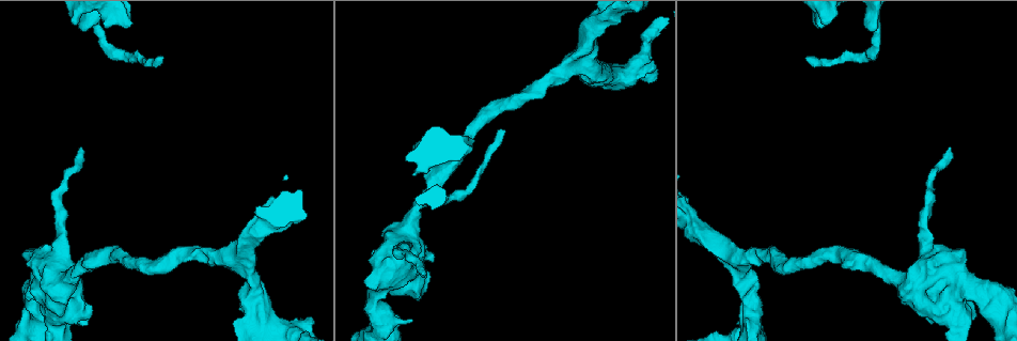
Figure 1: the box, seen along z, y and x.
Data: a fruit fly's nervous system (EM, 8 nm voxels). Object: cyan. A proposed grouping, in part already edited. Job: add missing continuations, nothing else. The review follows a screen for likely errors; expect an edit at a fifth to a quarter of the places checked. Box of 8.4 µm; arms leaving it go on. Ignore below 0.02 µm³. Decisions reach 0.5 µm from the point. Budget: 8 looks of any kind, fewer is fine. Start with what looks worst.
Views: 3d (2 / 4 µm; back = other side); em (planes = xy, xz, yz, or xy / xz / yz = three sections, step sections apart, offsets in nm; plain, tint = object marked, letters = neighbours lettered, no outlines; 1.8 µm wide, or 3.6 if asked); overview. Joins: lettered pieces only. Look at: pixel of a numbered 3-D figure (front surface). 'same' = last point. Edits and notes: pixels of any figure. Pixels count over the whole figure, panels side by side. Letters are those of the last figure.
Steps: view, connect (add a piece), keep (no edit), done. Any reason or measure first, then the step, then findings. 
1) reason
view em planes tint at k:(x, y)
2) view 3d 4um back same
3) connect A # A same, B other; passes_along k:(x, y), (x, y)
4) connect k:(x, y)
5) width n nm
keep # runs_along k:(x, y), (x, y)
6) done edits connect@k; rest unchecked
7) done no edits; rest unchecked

branch stops here
view 3d 2um at 1:(499, 129)

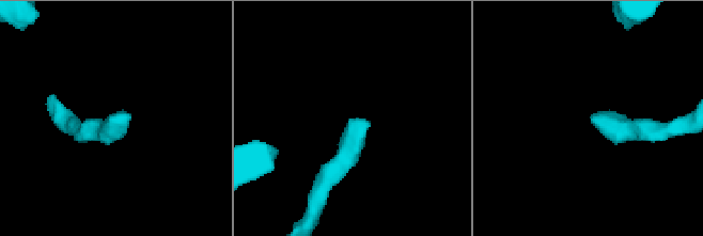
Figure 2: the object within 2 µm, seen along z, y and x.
view em yz step 16 tint at 2:(352, 119)

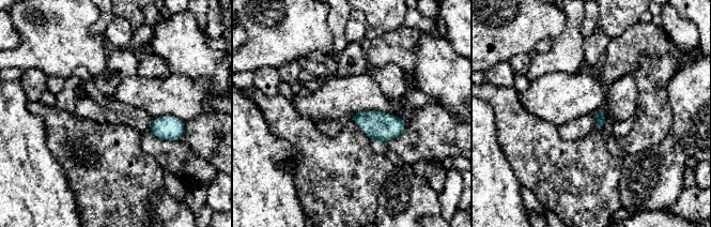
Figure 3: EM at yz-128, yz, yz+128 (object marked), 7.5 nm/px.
another direction
view em planes letters same

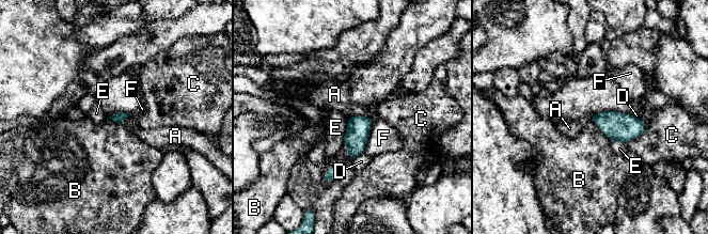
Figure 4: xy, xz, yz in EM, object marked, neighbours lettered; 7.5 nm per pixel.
keep # A other, B other, C other, D other, E other, F other; border 4:(349, 114), (362, 114), (372, 120); none of them fits

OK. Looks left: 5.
long arm stops here
view em planes letters at 1:(951, 149)

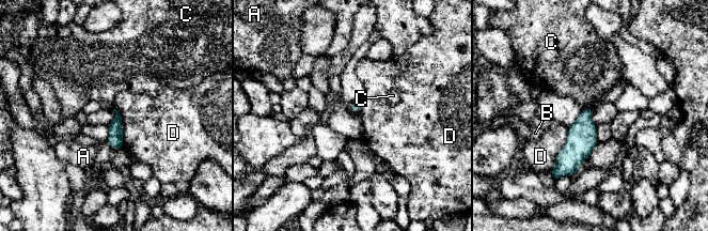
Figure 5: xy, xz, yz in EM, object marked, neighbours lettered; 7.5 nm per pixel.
keep # A other, B other, C other, D other; no lettered piece goes on from it

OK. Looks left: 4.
an open end
view em planes plain at 1:(827, 24)

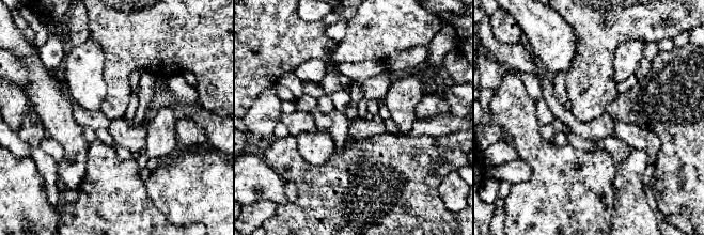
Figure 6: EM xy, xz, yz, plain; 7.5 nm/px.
with the object marked
view em planes tint same

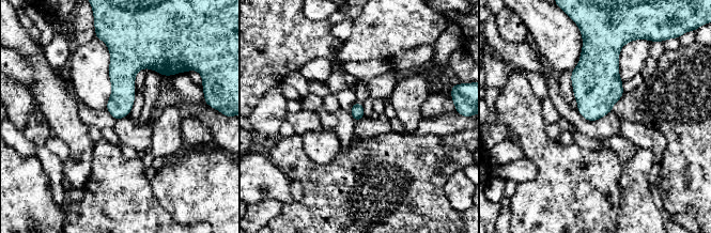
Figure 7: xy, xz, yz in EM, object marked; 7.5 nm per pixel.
what lies round it
view em planes letters same

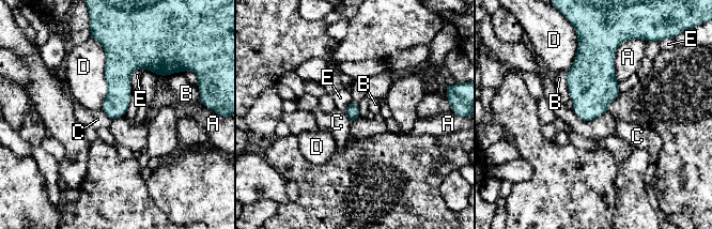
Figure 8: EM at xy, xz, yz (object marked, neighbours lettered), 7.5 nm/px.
keep # A other, B other, C other, D other, E other; border 8:(101, 108), (111, 120); none of them fits

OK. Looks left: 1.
done no edits; rest unchecked

